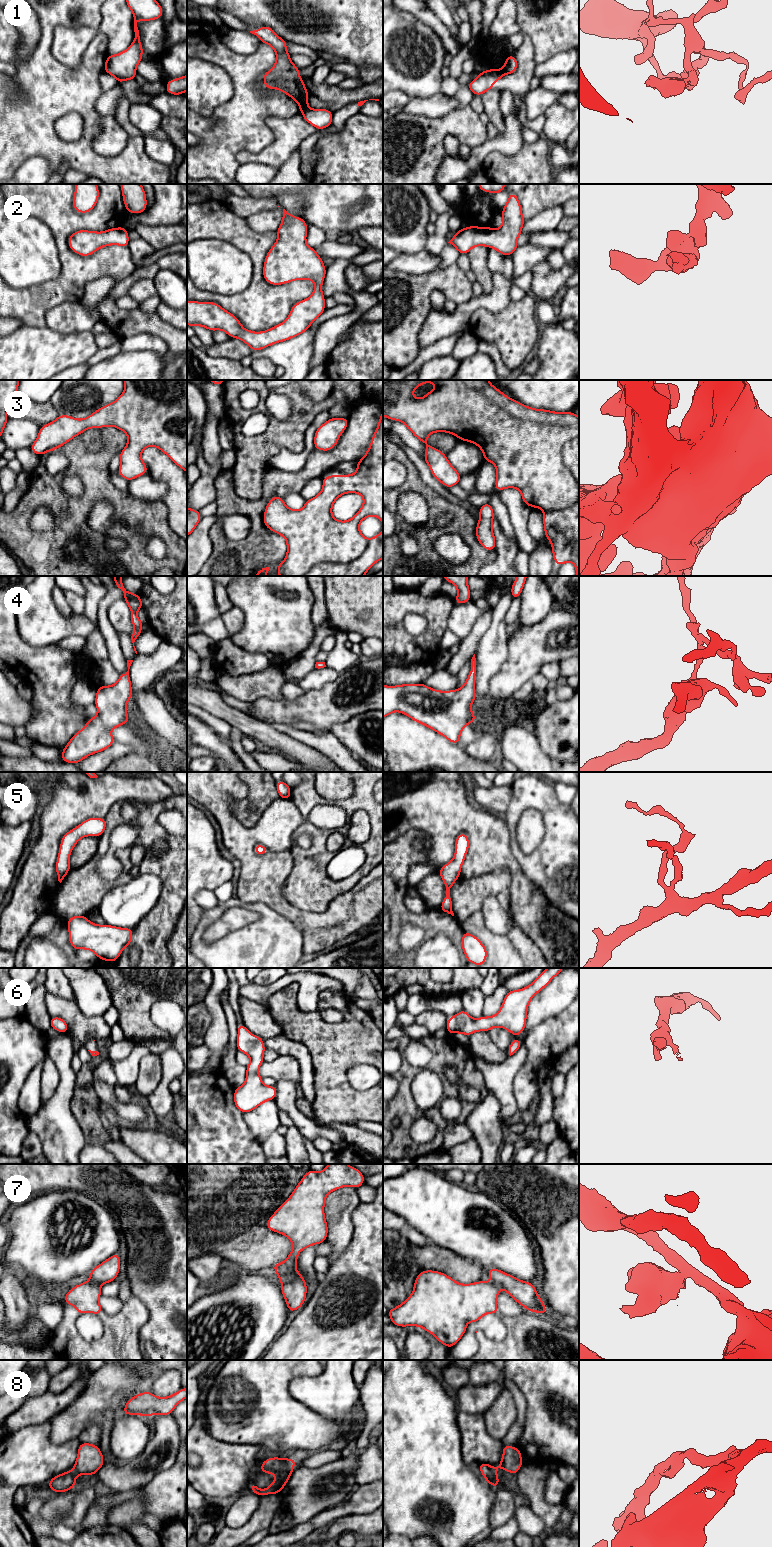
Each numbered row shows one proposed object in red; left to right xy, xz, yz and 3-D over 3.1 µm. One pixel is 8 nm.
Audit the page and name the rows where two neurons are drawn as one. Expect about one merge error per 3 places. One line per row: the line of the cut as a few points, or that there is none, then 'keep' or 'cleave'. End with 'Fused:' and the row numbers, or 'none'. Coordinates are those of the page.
1: cut xz (308, 108), (302, 113); cleave
2: cut none; keep
3: cut none; keep
4: cut none; keep
5: cut none; keep
6: cut none; keep
7: cut xz (296, 1271), (282, 1281); cleave
8: cut none; keep
Fused: 1, 7

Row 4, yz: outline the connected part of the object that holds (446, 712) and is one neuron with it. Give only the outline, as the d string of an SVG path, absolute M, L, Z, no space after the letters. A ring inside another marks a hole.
M474 654L468 678L460 689L439 691L423 683L383 685L383 718L394 711L403 713L458 745L463 728L476 720L470 709L476 699L475 674Z

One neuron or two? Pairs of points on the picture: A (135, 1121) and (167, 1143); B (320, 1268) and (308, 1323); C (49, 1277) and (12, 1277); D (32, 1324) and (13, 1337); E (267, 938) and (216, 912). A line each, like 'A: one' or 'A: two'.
A: two
B: two
C: two
D: one
E: one

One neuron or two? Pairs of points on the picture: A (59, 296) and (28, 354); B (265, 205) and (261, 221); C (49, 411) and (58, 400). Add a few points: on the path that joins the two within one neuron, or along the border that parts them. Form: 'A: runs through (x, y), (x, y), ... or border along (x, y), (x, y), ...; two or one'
A: border along (23, 324), (45, 326); two
B: border along (277, 206), (273, 209), (253, 213), (246, 218); two
C: border along (49, 400), (59, 414); two

